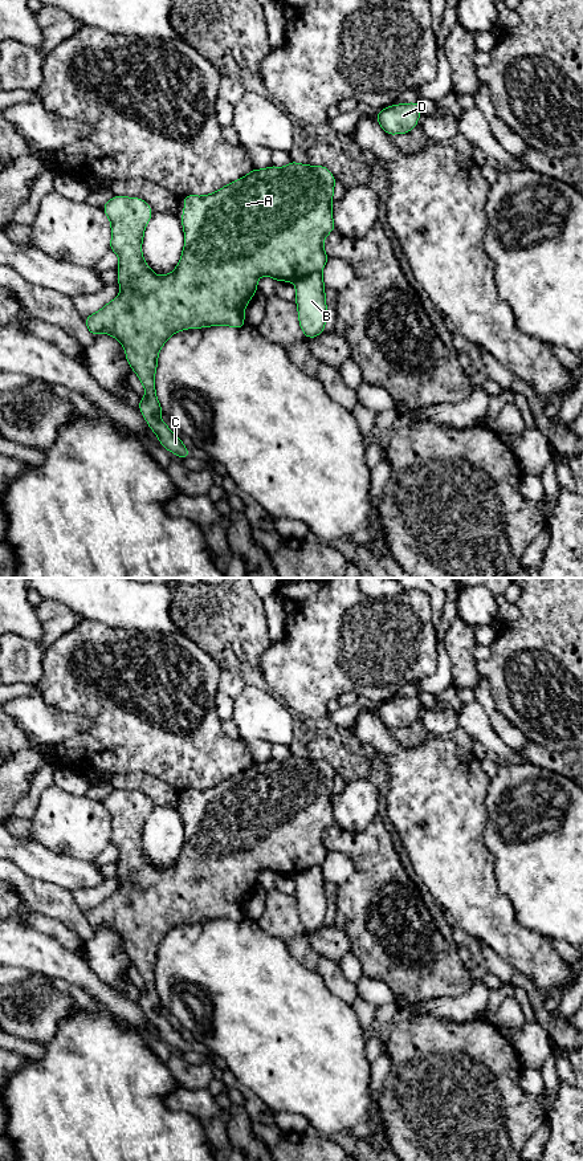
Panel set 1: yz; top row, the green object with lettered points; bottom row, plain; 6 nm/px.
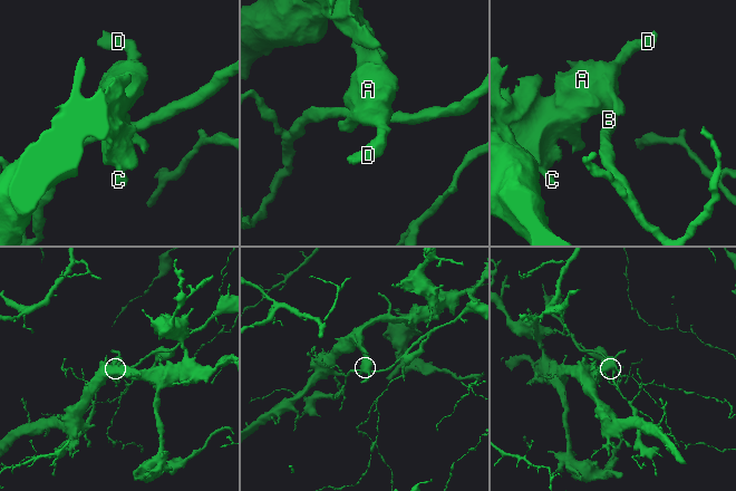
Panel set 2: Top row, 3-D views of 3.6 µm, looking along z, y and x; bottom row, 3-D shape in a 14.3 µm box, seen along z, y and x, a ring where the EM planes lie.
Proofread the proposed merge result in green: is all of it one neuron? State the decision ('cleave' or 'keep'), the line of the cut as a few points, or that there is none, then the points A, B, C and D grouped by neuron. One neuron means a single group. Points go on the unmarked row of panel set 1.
cleave; cut yz (319, 864), (298, 871), (294, 875); groups A C D / B

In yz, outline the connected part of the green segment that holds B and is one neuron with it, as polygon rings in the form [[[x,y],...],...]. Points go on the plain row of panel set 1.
[[[314,865],[295,875],[295,897],[303,928],[311,933],[325,924],[327,900],[321,865]]]

